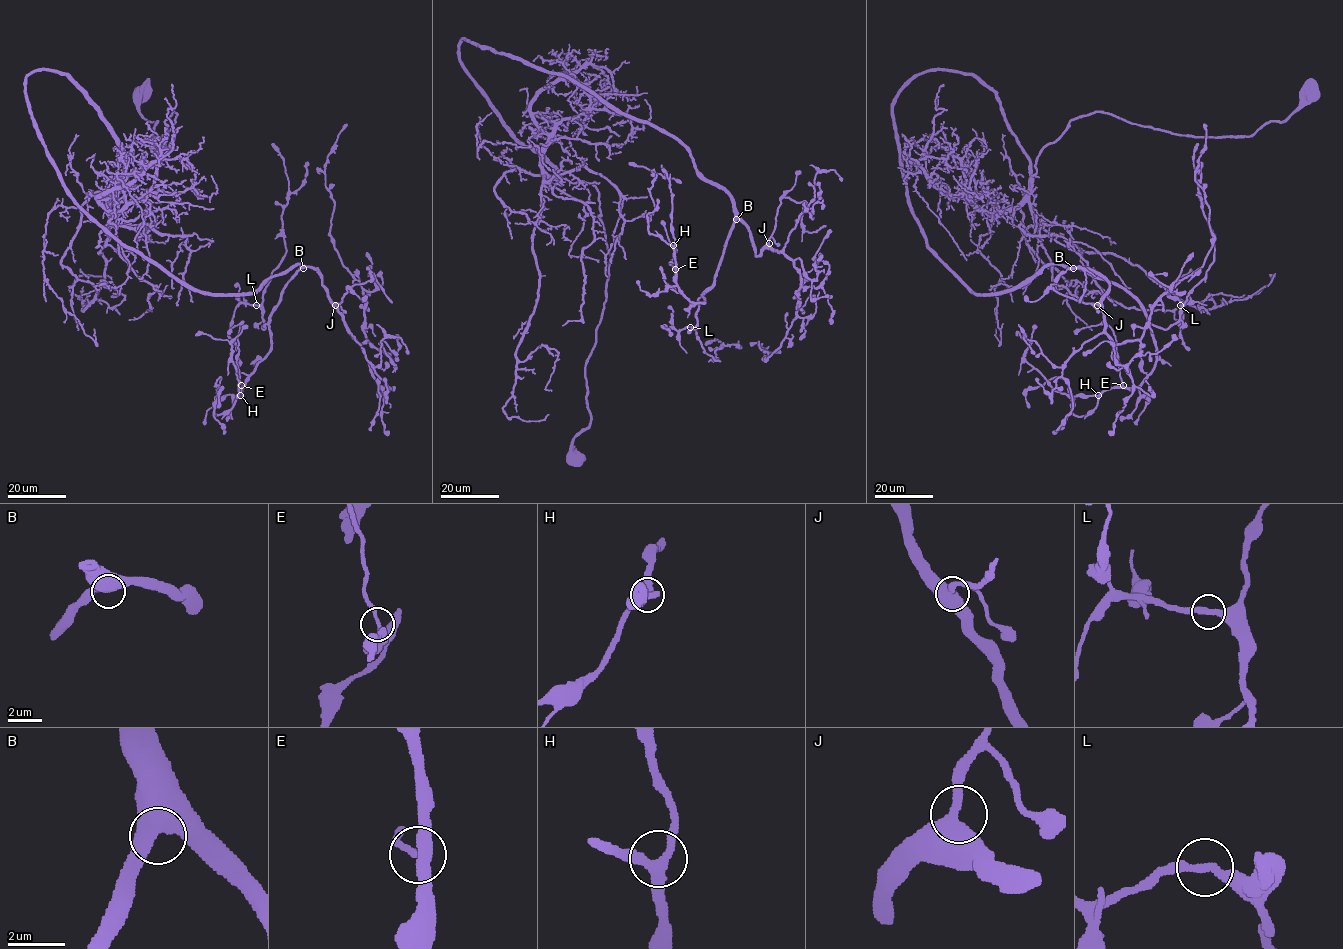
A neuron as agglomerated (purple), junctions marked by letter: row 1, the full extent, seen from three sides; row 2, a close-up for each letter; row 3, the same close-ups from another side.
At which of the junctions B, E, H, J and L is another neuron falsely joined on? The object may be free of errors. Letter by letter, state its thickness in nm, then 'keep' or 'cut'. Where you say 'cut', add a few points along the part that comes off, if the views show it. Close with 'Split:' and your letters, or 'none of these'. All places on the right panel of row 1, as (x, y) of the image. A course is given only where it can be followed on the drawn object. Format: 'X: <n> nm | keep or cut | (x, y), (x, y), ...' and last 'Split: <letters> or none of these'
B: 550 nm | keep
E: 360 nm | keep
H: 340 nm | keep
J: 600 nm | keep
L: 300 nm | keep
Split: none of these

